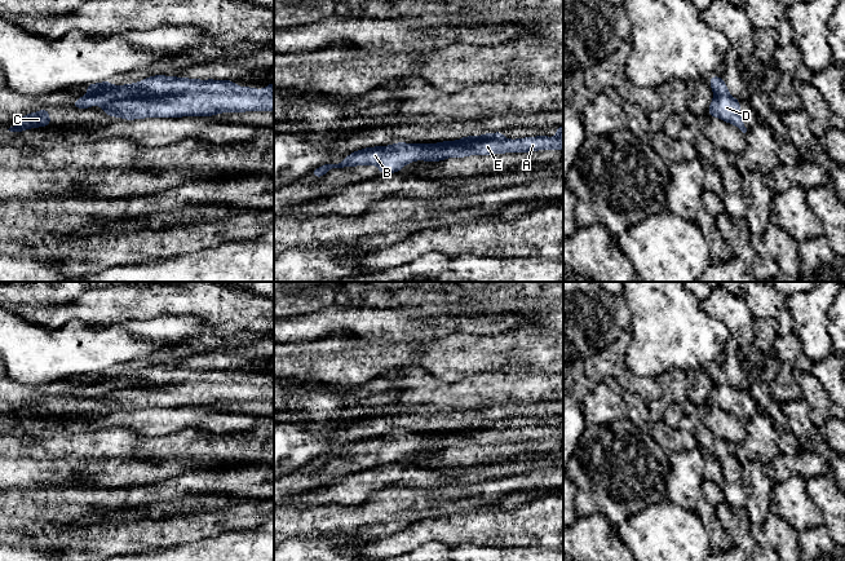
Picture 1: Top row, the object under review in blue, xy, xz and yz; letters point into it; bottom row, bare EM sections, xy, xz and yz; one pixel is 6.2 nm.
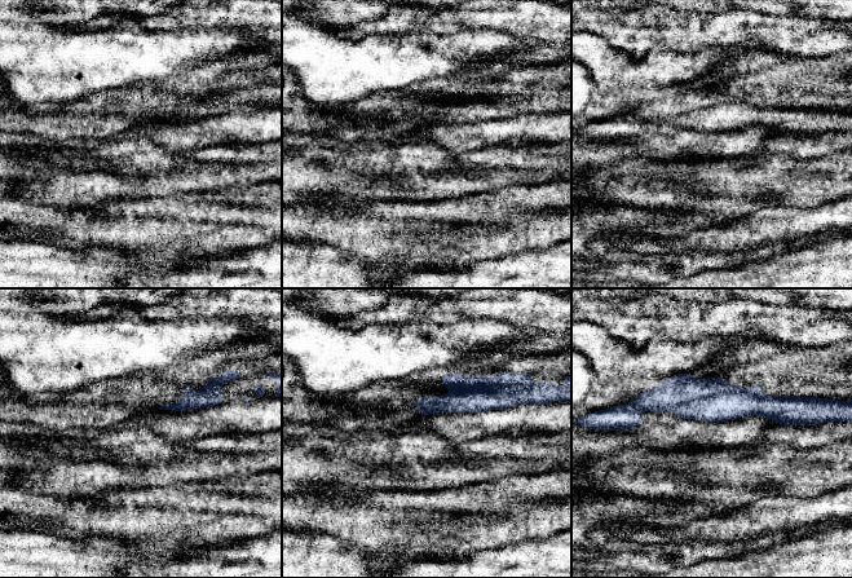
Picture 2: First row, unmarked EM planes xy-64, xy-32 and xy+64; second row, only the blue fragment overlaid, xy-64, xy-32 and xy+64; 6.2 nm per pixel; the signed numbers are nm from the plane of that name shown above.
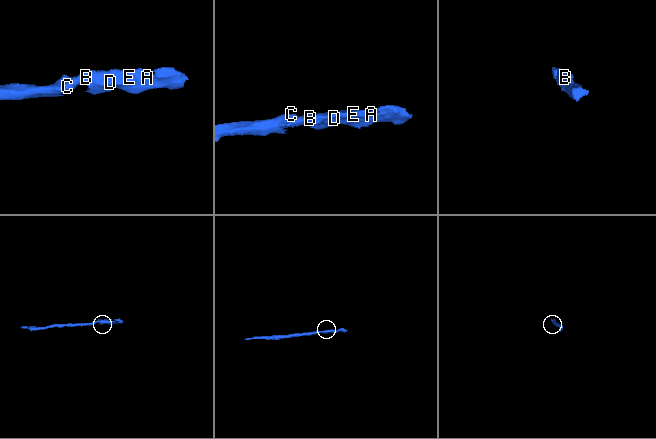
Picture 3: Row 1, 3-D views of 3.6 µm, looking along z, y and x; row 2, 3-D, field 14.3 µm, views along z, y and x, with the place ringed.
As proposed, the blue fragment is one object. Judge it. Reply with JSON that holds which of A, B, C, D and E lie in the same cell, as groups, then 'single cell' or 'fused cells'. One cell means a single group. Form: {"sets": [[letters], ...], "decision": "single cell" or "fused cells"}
{"sets": [["A", "B", "C", "D", "E"]], "decision": "single cell"}

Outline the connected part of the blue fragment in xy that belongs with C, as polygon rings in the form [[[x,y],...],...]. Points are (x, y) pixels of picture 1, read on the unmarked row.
[[[41,398],[37,402],[26,403],[8,420],[21,423],[25,419],[40,418],[52,415],[48,398]]]

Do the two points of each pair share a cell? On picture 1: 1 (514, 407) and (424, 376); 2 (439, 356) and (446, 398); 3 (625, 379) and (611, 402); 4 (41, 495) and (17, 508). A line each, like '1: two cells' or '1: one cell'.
1: two cells
2: two cells
3: two cells
4: one cell

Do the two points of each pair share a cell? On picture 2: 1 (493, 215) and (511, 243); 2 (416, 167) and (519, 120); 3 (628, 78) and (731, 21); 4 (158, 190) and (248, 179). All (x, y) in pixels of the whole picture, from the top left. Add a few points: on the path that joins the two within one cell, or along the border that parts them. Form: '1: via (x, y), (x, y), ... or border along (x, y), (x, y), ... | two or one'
1: via (499, 221), (510, 237) | one
2: border along (423, 137), (431, 139), (454, 154) | two
3: border along (705, 48), (691, 52), (653, 48), (645, 54) | two
4: via (180, 188), (188, 185), (195, 177), (226, 177) | one

